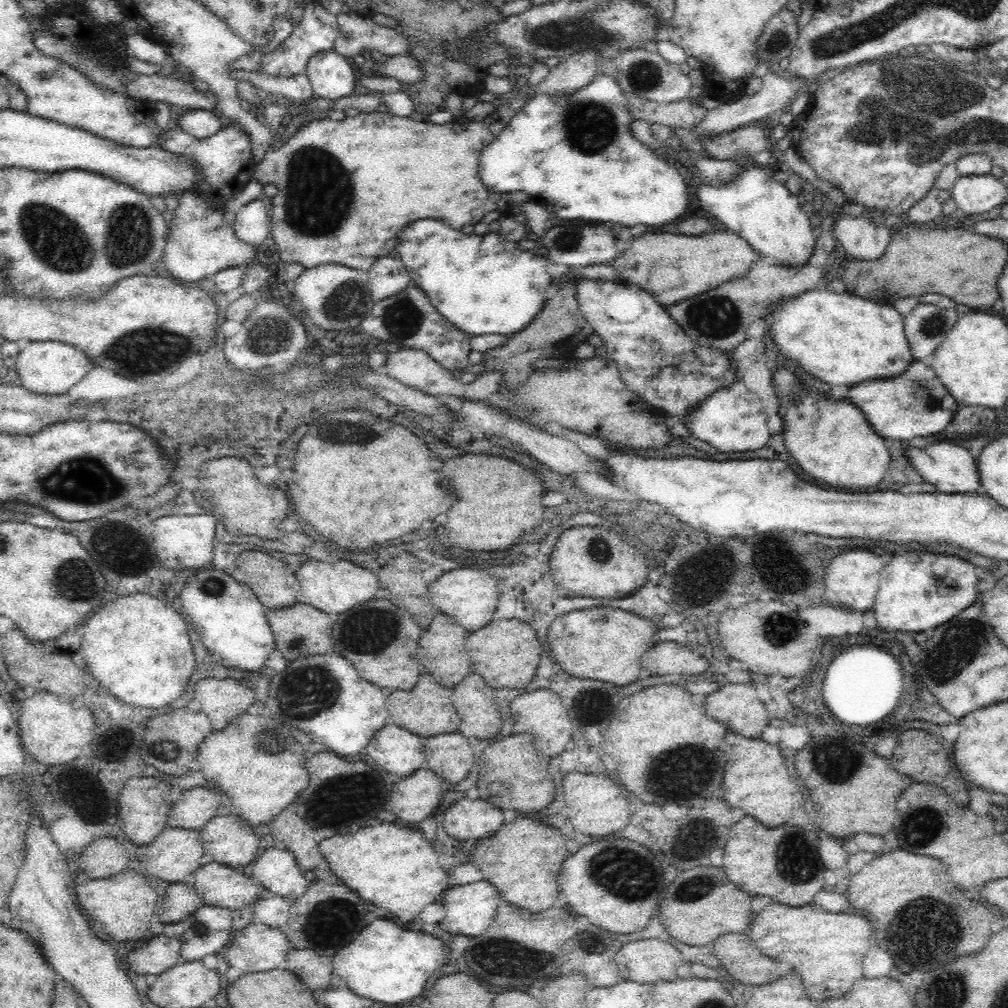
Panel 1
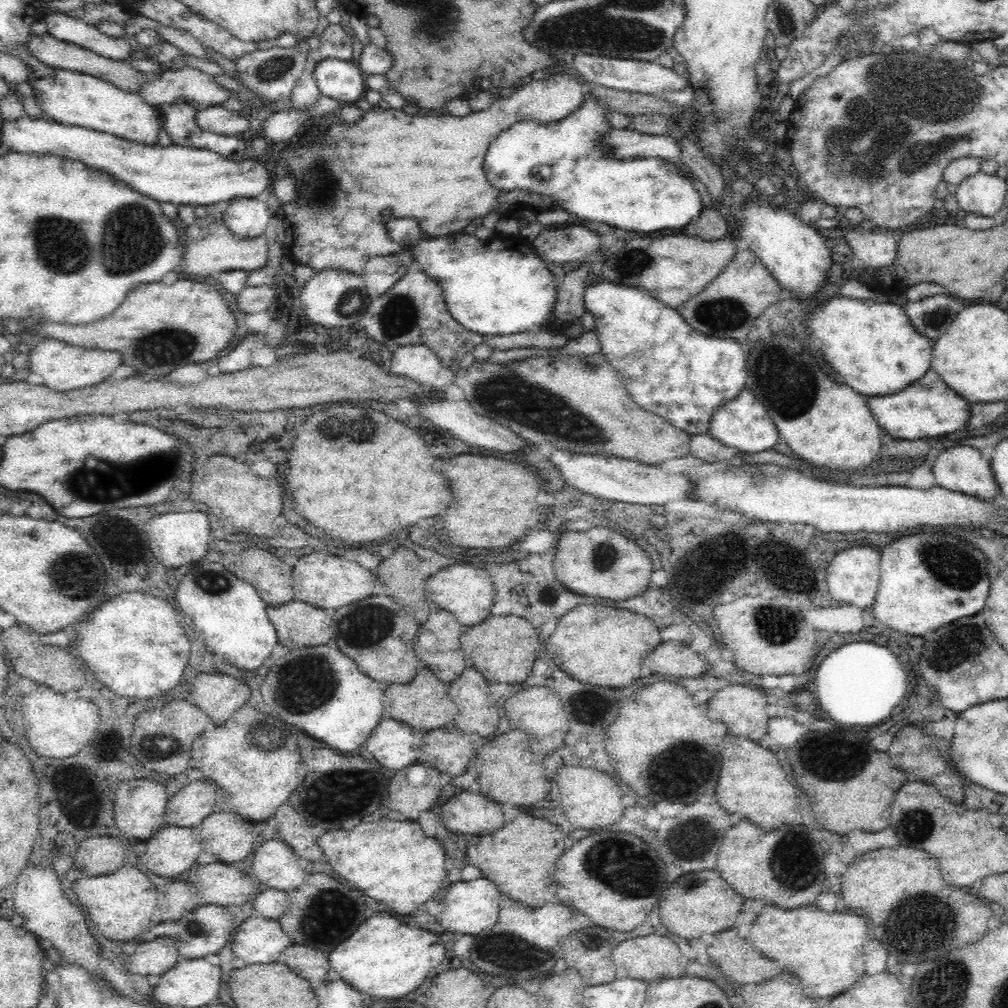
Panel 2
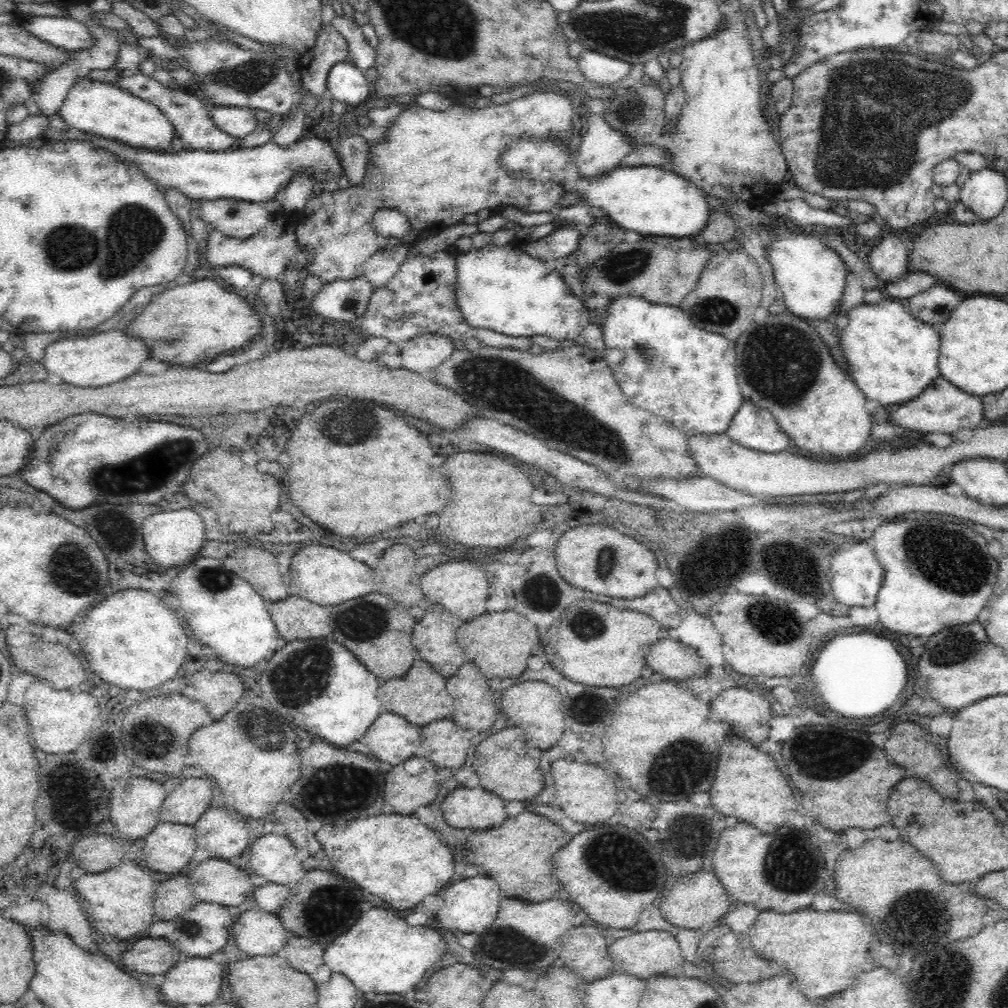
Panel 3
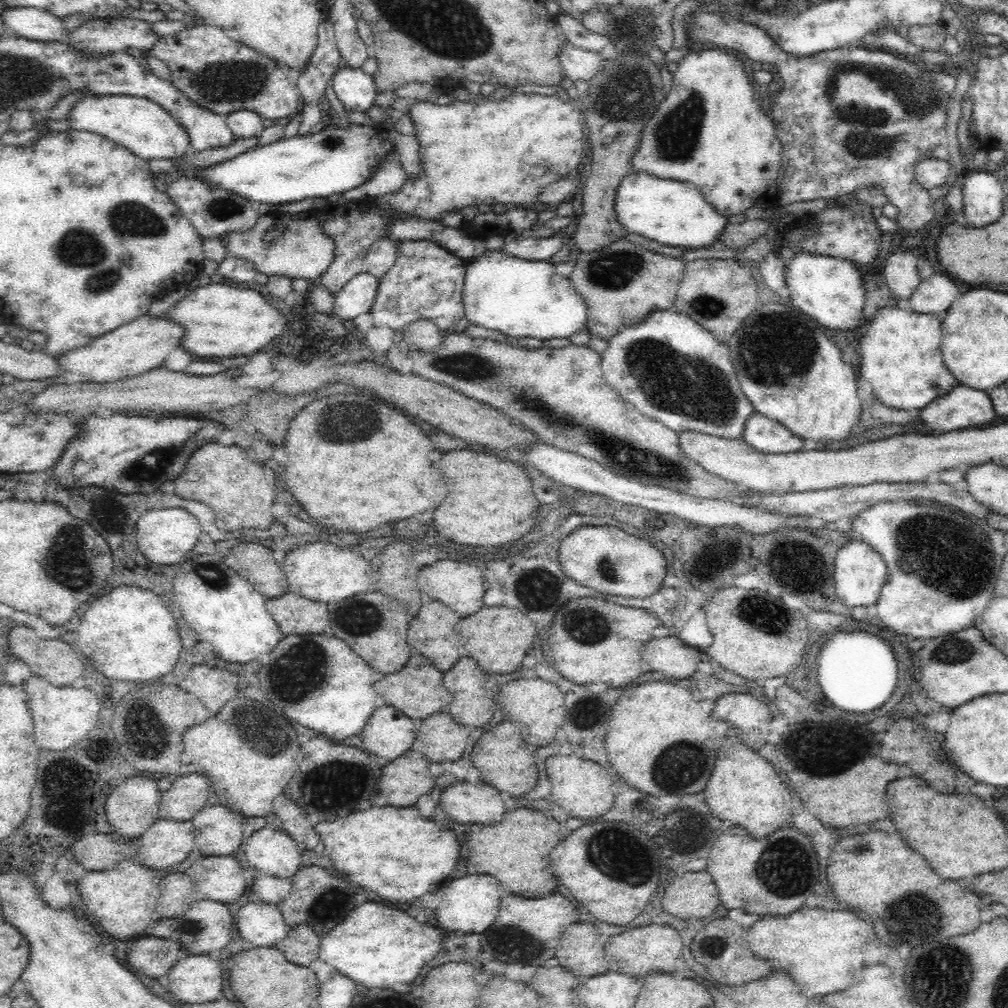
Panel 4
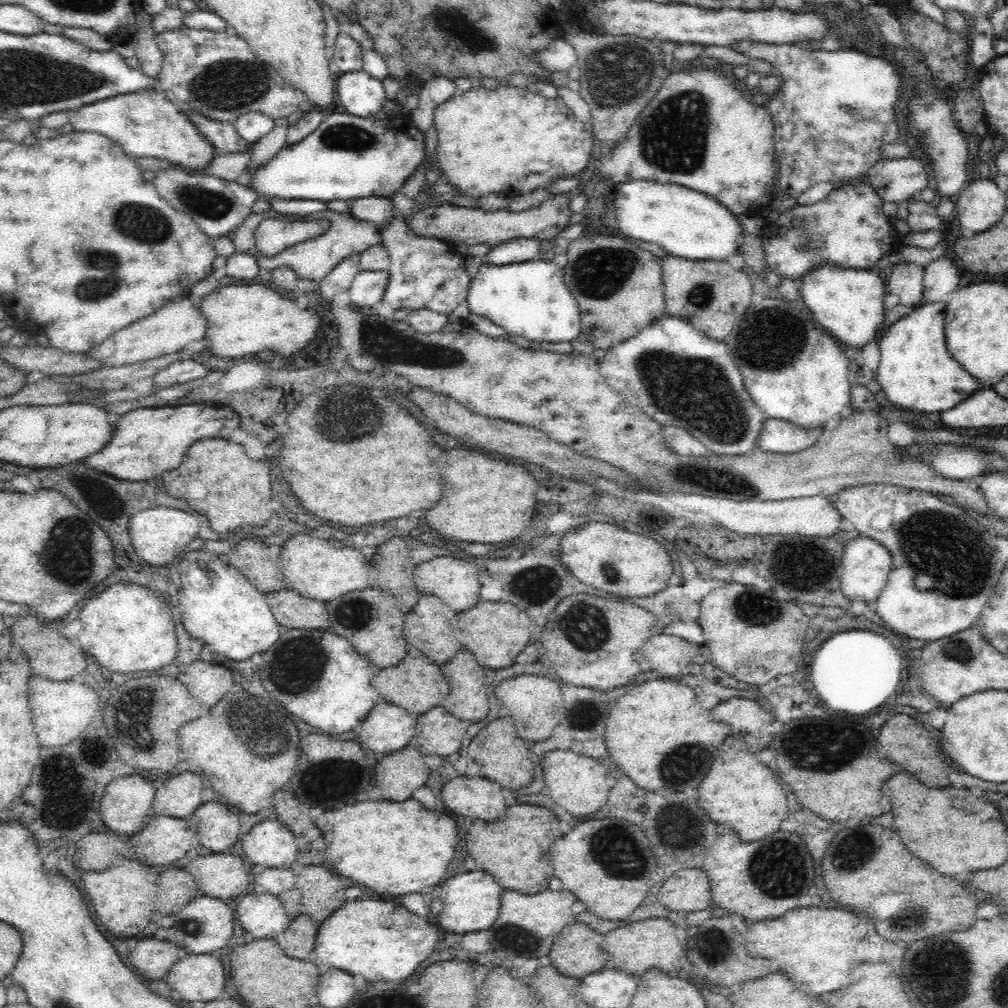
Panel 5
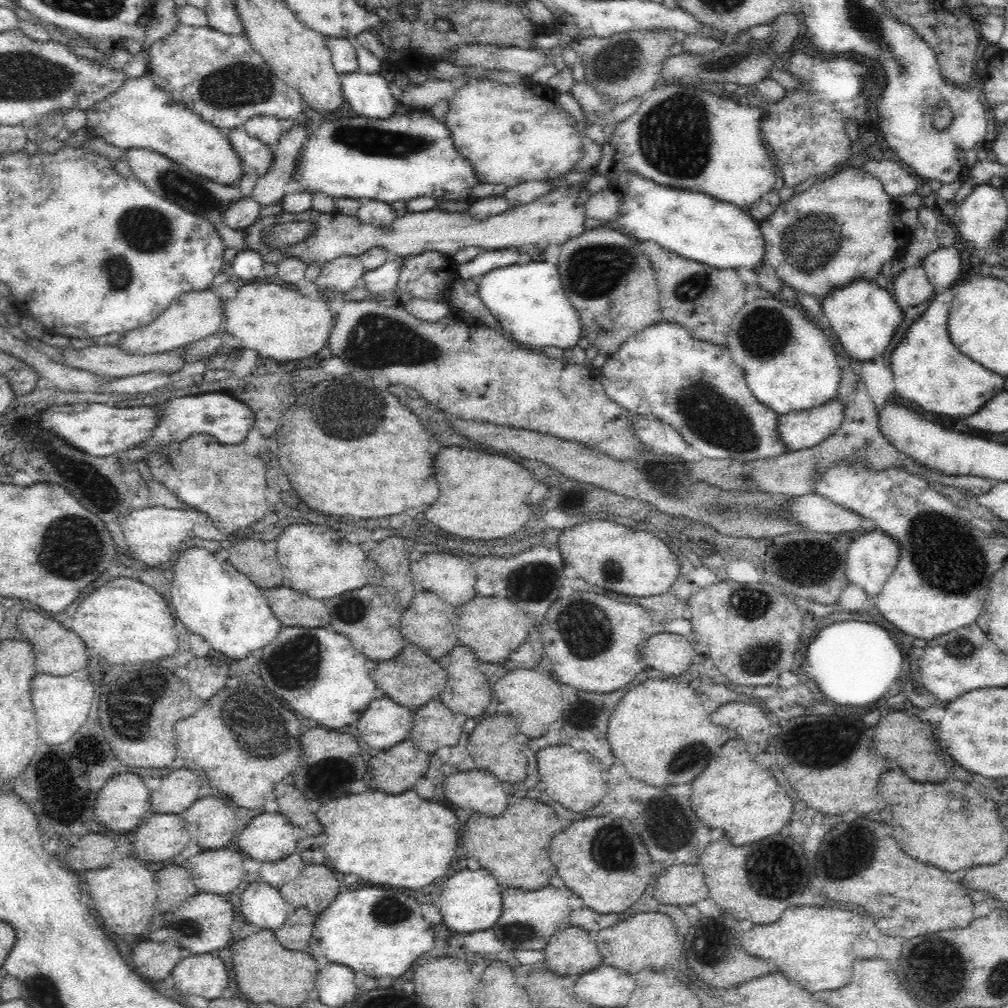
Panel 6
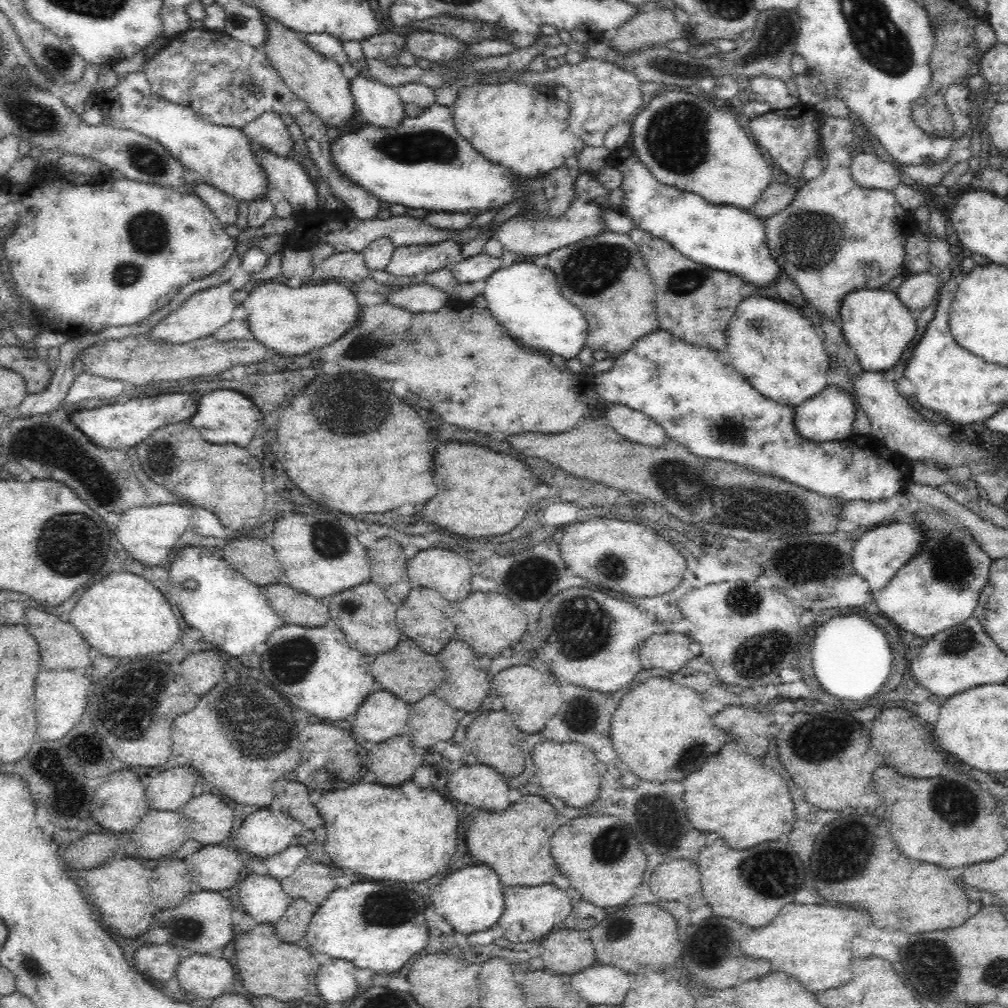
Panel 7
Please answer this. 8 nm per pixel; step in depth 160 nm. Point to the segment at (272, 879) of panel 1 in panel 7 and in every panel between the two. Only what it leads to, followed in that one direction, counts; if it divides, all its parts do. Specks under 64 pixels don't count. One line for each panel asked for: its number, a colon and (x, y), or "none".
2: (275, 864)
3: (273, 856)
4: (270, 851)
5: (270, 844)
6: (268, 837)
7: (264, 833)

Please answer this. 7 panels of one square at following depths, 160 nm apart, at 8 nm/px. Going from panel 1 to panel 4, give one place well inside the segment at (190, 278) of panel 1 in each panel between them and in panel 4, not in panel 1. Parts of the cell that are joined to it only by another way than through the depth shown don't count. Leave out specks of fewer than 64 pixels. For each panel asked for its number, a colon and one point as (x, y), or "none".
2: (211, 247)
3: (267, 253)
4: (303, 251)

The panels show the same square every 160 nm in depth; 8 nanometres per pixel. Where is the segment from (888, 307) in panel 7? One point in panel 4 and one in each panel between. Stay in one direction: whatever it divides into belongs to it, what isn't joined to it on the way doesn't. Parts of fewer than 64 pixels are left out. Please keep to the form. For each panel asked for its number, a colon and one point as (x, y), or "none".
4: (829, 289)
5: (848, 302)
6: (863, 316)

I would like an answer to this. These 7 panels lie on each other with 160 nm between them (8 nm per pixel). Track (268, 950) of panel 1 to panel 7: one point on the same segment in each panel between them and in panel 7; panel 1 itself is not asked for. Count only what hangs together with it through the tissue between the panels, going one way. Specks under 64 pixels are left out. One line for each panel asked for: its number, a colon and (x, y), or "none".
2: (257, 940)
3: (257, 933)
4: (262, 924)
5: (262, 914)
6: (262, 905)
7: (262, 897)

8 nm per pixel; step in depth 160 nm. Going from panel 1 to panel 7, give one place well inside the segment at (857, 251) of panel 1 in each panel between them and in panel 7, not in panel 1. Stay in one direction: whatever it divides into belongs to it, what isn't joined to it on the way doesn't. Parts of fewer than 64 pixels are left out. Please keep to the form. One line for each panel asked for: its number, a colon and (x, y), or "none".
2: (877, 249)
3: (888, 260)
4: (900, 273)
5: (906, 281)
6: (911, 287)
7: (917, 290)

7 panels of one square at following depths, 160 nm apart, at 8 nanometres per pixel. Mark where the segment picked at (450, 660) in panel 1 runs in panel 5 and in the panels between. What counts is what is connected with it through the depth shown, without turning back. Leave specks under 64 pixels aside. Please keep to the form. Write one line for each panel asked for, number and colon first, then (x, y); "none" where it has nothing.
2: (437, 642)
3: (433, 636)
4: (428, 632)
5: (427, 624)

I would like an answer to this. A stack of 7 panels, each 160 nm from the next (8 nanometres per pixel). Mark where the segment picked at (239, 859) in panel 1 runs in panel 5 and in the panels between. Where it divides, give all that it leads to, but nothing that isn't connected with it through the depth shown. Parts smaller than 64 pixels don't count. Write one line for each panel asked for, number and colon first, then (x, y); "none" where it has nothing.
2: (227, 834)
3: (225, 837)
4: (217, 832)
5: (215, 827)

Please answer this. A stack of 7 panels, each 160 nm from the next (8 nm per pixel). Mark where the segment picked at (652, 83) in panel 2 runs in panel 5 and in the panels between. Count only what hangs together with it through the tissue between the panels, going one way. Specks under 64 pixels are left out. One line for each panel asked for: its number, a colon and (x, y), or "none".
3: (596, 66)
4: (577, 63)
5: (559, 55)

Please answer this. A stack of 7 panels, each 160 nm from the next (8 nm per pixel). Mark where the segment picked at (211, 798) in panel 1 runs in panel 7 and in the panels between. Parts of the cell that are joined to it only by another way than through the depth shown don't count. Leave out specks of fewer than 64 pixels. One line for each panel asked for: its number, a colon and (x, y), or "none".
2: (193, 803)
3: (191, 797)
4: (187, 796)
5: (180, 796)
6: (179, 789)
7: (170, 789)

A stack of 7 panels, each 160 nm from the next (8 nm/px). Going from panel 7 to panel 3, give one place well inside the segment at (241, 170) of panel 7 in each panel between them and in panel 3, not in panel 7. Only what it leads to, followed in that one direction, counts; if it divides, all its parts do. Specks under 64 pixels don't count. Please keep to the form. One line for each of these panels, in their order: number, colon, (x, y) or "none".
3: (105, 109)
4: (142, 126)
5: (149, 123)
6: (140, 115)

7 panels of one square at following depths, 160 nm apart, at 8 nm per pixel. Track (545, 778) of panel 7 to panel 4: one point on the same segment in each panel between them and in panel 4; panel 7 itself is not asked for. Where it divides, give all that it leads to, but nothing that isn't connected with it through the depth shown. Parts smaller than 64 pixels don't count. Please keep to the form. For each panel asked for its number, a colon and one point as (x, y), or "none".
4: (584, 789)
5: (576, 782)
6: (573, 778)

